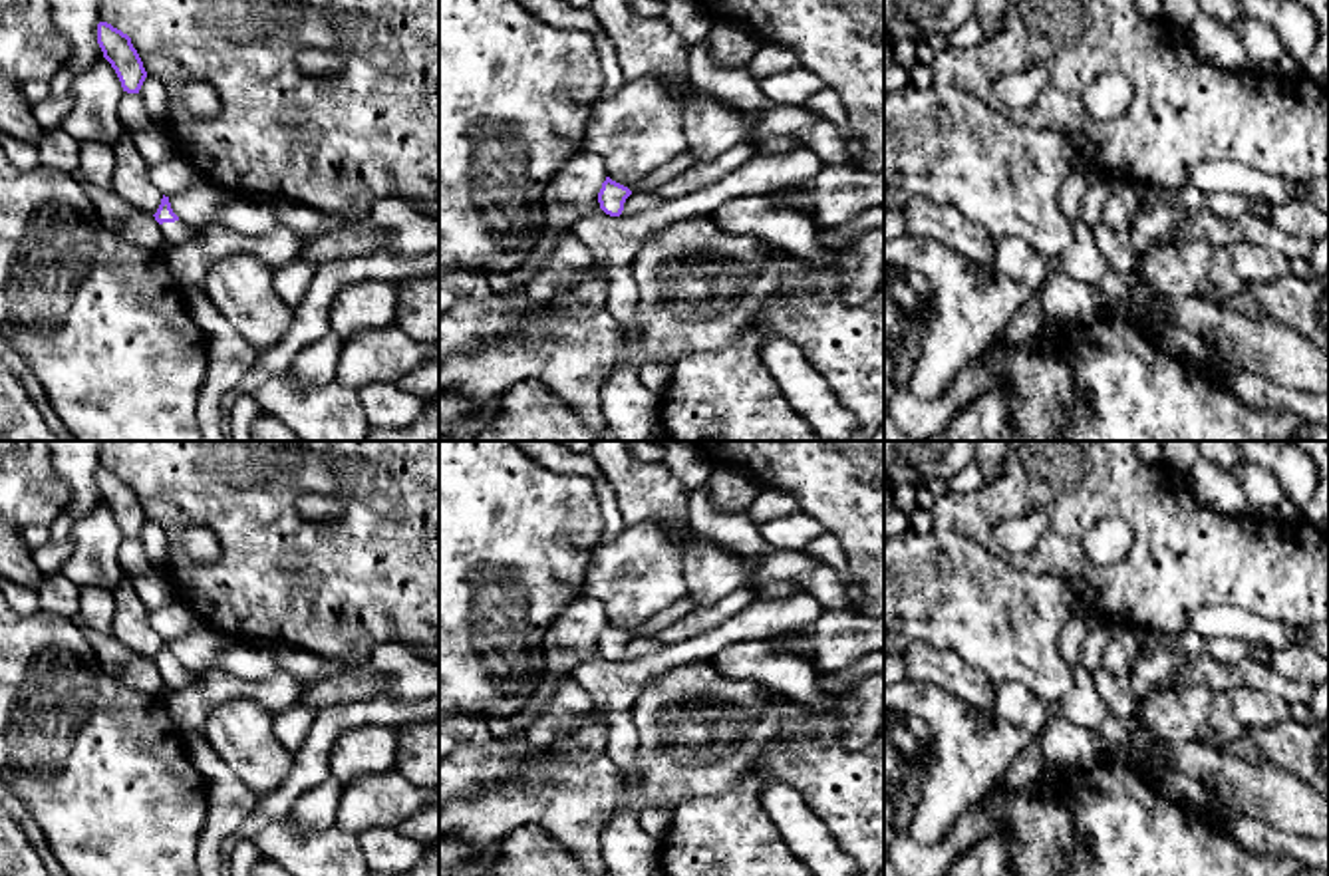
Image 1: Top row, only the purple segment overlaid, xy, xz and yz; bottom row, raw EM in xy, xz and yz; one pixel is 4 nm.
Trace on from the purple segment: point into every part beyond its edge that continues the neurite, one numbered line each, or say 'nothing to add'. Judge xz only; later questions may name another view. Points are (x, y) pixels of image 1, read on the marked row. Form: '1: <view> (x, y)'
nothing to add

